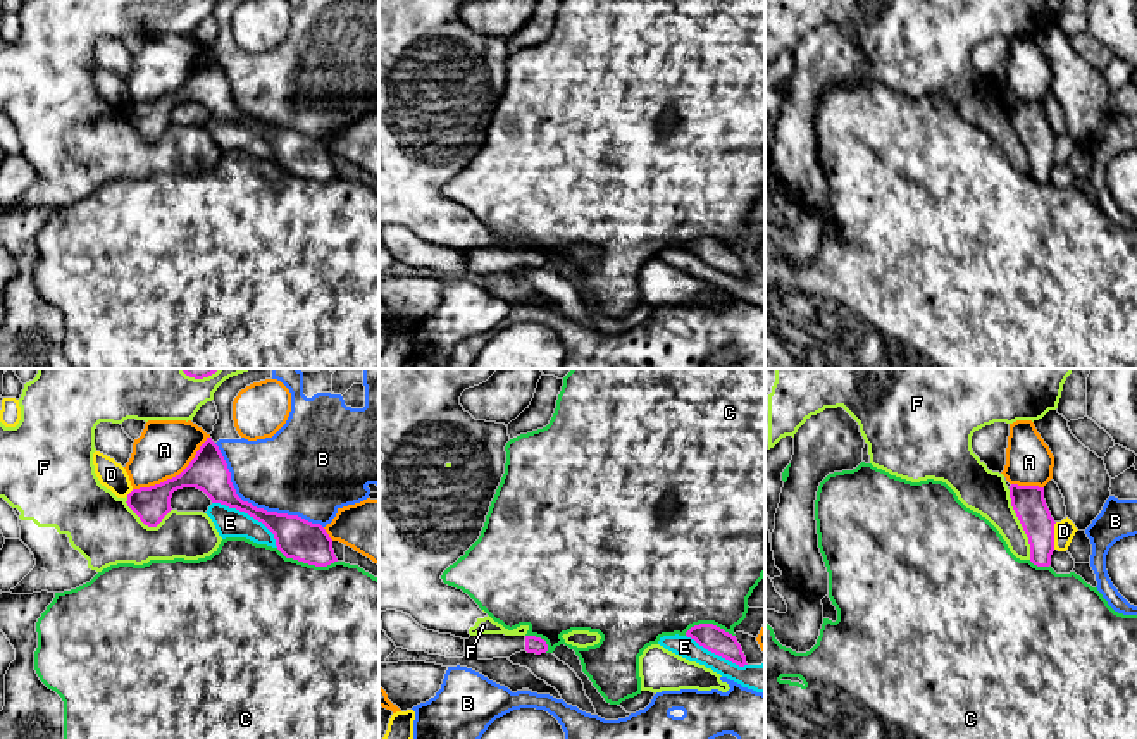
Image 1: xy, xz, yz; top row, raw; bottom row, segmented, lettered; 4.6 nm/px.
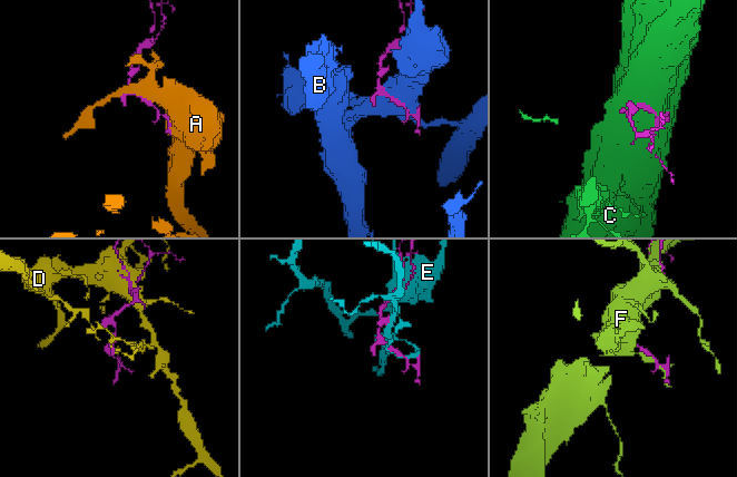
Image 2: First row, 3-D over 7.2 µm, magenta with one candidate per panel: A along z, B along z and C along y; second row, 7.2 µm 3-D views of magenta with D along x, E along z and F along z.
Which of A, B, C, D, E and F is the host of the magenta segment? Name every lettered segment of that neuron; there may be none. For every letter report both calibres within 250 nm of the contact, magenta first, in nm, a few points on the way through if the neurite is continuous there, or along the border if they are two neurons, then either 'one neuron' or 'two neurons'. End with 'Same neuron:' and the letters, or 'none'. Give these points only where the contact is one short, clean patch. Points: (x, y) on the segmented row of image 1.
A: 180 nm thick on the magenta side, 260 nm on the other; two neurons
B: 190 nm thick on the magenta side, 400 nm on the other; two neurons
C: 190 nm thick on the magenta side, 480 nm on the other; two neurons
D: 150 nm thick on the magenta side, 100 nm on the other; two neurons
E: 190 nm thick on the magenta side, 140 nm on the other; two neurons
F: 150 nm thick on the magenta side, 200 nm on the other; two neurons
Same neuron: none

